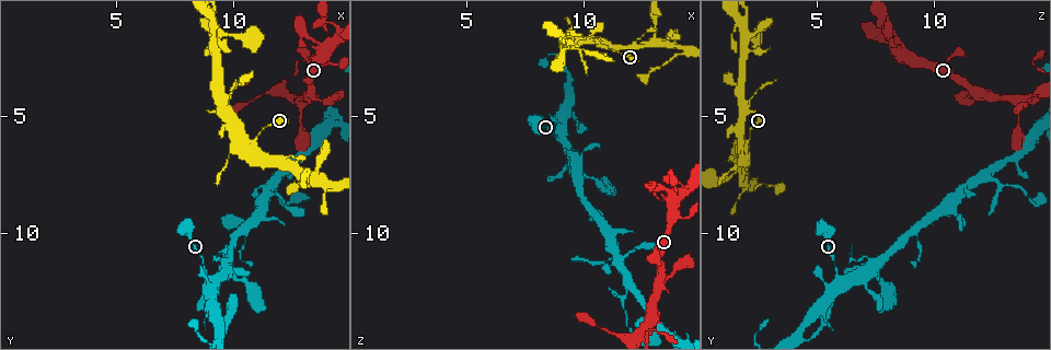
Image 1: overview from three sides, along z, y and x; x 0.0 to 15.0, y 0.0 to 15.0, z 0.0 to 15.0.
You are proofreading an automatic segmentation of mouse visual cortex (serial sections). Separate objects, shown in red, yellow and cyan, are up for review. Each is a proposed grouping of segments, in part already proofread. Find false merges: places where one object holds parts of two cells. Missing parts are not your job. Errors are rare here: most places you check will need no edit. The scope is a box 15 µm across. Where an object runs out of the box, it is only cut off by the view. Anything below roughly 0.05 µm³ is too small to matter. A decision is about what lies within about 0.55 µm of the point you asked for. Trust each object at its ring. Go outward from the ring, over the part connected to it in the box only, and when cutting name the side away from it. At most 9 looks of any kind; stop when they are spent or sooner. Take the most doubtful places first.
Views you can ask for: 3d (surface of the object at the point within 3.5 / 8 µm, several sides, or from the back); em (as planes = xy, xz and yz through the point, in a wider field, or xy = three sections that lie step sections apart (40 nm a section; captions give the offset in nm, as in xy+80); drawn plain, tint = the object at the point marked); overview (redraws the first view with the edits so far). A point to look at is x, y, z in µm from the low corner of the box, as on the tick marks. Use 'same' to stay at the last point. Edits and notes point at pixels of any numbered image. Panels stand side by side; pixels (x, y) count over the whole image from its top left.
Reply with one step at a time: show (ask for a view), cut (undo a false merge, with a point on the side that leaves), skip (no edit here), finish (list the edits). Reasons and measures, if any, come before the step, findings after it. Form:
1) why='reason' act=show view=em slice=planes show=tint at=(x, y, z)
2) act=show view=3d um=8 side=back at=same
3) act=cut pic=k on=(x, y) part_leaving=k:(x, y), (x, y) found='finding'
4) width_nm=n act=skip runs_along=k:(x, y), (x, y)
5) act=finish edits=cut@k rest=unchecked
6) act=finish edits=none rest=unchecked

why='two arms at a narrow angle' act=show view=3d um=3.5 at=(10.9, 6.1, 1.9)

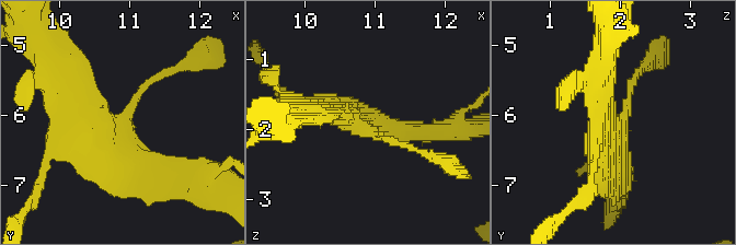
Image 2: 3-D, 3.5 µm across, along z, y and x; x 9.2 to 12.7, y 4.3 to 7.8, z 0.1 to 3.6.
why='now the EM' act=show view=em slice=xy step=3 show=tint at=(10.80, 6.15, 1.95)

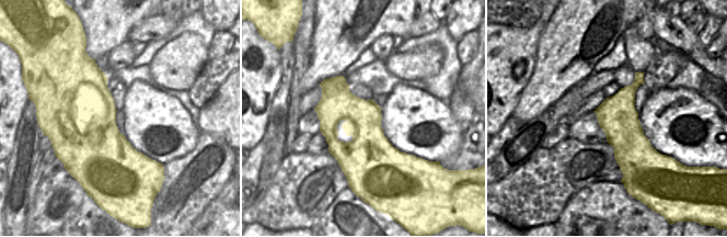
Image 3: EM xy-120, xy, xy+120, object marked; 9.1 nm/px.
why='cut it another way' act=show view=em slice=xy step=2 show=tint at=same

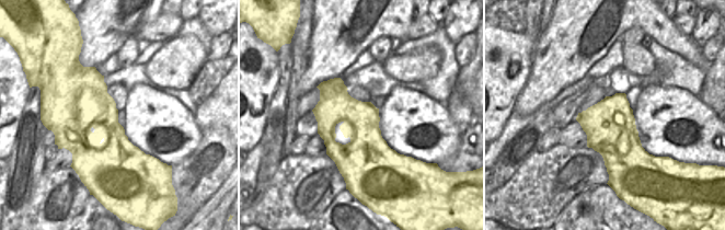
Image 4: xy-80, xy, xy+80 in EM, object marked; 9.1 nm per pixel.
act=skip runs_along=2:(410, 148), (342, 114), (305, 111) found='all the same cell'

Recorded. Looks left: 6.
why='calibre changes' act=show view=3d um=8 at=(9.2, 1.2, 1.8)

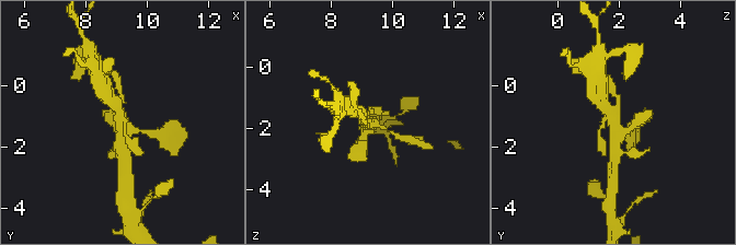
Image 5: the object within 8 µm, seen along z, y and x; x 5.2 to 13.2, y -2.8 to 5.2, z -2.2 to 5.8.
why='now the EM' act=show view=em slice=planes show=tint at=(9.2, 1.2, 1.9)

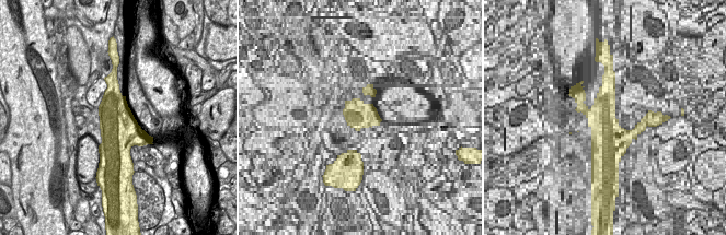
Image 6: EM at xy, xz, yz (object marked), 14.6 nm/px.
act=skip runs_along=5:(614, 153), (614, 123), (600, 97) found='continuous, no second cell'

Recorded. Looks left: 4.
why='abrupt turn' act=show view=3d um=8 at=(13.0, 7.5, 1.9)

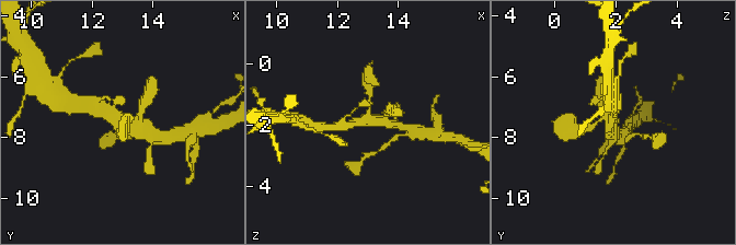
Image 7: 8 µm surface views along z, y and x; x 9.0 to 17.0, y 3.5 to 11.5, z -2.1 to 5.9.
why='zoom in' act=show view=3d um=3.5 at=(13.0, 7.5, 1.8)

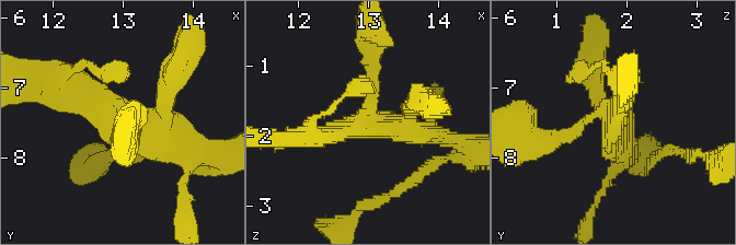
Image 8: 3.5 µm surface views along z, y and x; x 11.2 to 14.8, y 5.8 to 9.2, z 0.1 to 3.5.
arms=4 arm_widths_nm=200,250,300,350 why='now the EM' act=show view=em slice=xy step=1 show=tint at=(13.05, 7.50, 1.85)

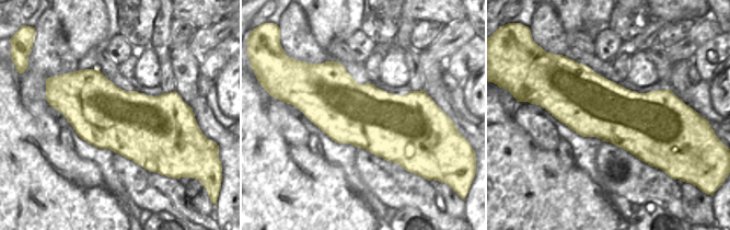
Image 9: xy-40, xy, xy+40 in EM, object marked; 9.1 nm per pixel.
act=skip runs_along=8:(64, 82), (188, 153) found='one cell here'

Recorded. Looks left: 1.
act=finish edits=none rest=unchecked

